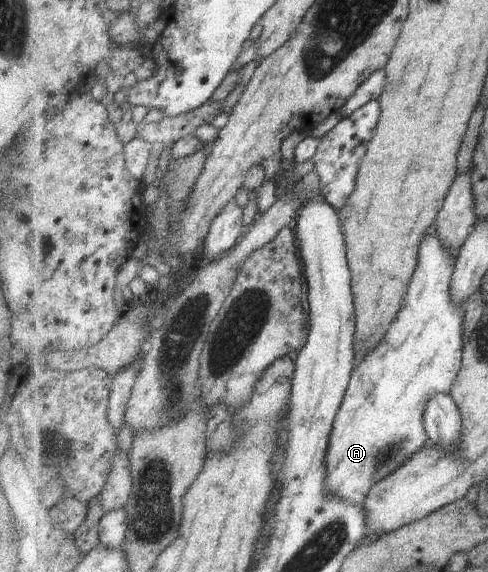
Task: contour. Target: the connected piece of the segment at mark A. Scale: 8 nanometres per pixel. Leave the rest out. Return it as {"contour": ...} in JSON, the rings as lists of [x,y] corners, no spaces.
{"contour":[[[436,234],[430,235],[421,241],[421,247],[419,249],[419,262],[414,272],[413,279],[409,285],[409,291],[405,295],[404,305],[401,307],[401,311],[397,313],[396,320],[390,324],[389,331],[385,333],[385,336],[381,339],[380,344],[376,344],[375,348],[365,357],[353,371],[353,377],[349,383],[349,389],[346,392],[345,400],[342,402],[340,409],[338,410],[335,422],[333,423],[333,432],[329,437],[329,449],[328,449],[328,487],[332,494],[340,494],[346,502],[358,502],[364,503],[370,490],[379,484],[382,479],[391,476],[398,468],[409,460],[414,453],[418,453],[422,448],[428,444],[429,433],[425,430],[425,409],[426,404],[429,403],[429,397],[437,395],[437,393],[452,393],[453,385],[456,383],[458,372],[461,371],[461,365],[463,360],[464,349],[464,323],[465,323],[465,302],[461,299],[453,297],[452,283],[454,270],[456,269],[458,254],[454,254],[453,250],[450,250],[441,238],[438,238]]]}

